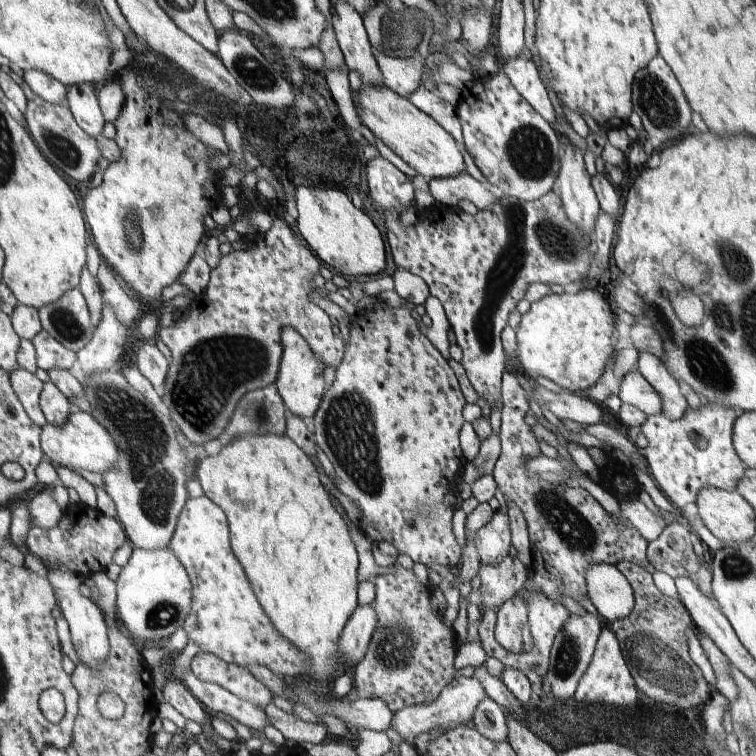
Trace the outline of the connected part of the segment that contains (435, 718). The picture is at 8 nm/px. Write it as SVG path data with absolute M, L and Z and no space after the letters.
M460 675L442 691L441 695L438 695L433 703L412 705L393 713L389 728L395 730L402 740L410 742L418 734L430 732L432 728L446 731L446 728L466 725L473 719L474 710L482 702L482 699L486 698L486 695L485 686L481 684L480 680Z

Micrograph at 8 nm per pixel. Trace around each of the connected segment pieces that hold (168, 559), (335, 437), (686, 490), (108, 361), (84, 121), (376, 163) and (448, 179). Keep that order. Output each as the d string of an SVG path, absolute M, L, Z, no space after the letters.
M133 546L128 562L116 582L118 623L136 640L160 640L185 626L193 608L193 584L185 565L170 546L146 550Z
M379 301L374 310L366 312L366 316L360 316L360 312L356 317L351 317L350 320L350 340L346 342L345 356L336 369L335 380L326 391L325 399L322 400L321 406L318 407L317 414L314 415L315 442L320 446L322 452L326 454L328 460L334 467L336 474L335 486L346 498L350 498L350 502L360 510L359 530L369 539L374 542L390 542L392 546L396 546L399 554L406 554L412 558L413 562L421 562L427 567L439 569L445 566L454 570L462 552L460 552L460 544L456 542L454 530L452 530L452 516L454 510L446 502L444 496L452 490L456 490L458 484L458 472L460 468L466 464L462 447L460 444L460 429L464 424L462 418L462 408L464 408L464 394L460 390L460 384L456 374L452 371L449 360L438 352L437 347L429 338L426 338L414 318L410 316L410 312L406 310L406 306L396 306L396 308L386 305L383 301Z
M708 402L708 406L702 404L698 410L688 408L680 420L673 421L663 414L648 415L648 418L641 424L641 433L647 439L644 448L644 458L650 466L650 472L654 480L658 482L659 490L665 495L667 500L676 508L682 509L686 504L696 502L700 488L704 486L714 486L714 488L736 491L736 484L744 477L746 469L743 460L738 456L733 445L733 426L737 419L732 406L724 406L720 402Z
M102 302L102 316L95 327L92 340L76 353L83 378L96 372L118 369L122 353L125 352L129 329L118 320L114 310Z
M80 83L68 87L65 101L78 126L92 137L102 135L105 124L97 95L93 85Z
M381 156L365 163L370 194L382 210L399 216L415 205L412 178L408 180L406 174Z
M466 171L456 176L433 177L427 183L429 193L436 204L440 205L456 207L460 200L468 199L474 202L479 210L488 210L499 200Z

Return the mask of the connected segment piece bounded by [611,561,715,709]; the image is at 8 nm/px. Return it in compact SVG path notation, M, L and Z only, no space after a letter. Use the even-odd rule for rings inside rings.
M630 561L616 565L632 585L635 604L628 616L612 623L611 630L618 636L618 646L636 677L636 683L643 693L655 700L682 709L704 708L710 702L715 686L706 680L706 672L698 667L698 660L690 656L690 636L686 636L686 632L697 628L689 609L679 598L662 594L654 584L652 574L641 565Z

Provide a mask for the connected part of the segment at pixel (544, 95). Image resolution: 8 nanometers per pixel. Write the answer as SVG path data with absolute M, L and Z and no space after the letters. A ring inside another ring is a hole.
M530 55L516 56L502 61L502 70L517 90L550 124L556 124L555 108L545 82L541 79Z

